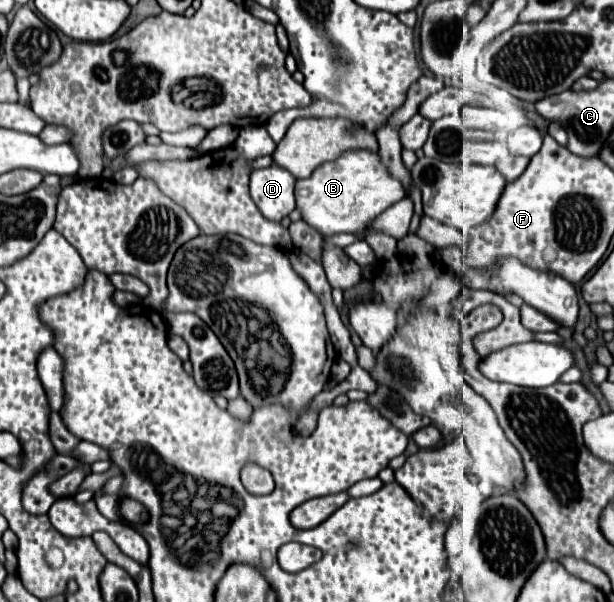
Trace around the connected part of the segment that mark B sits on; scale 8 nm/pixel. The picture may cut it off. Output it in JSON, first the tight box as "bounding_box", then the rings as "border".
{"bounding_box":[294,151,404,235],"border":[[[346,151],[336,161],[318,167],[308,179],[296,181],[294,197],[302,221],[310,223],[316,231],[322,231],[322,235],[360,233],[382,211],[404,199],[404,187],[388,175],[378,153]]]}

